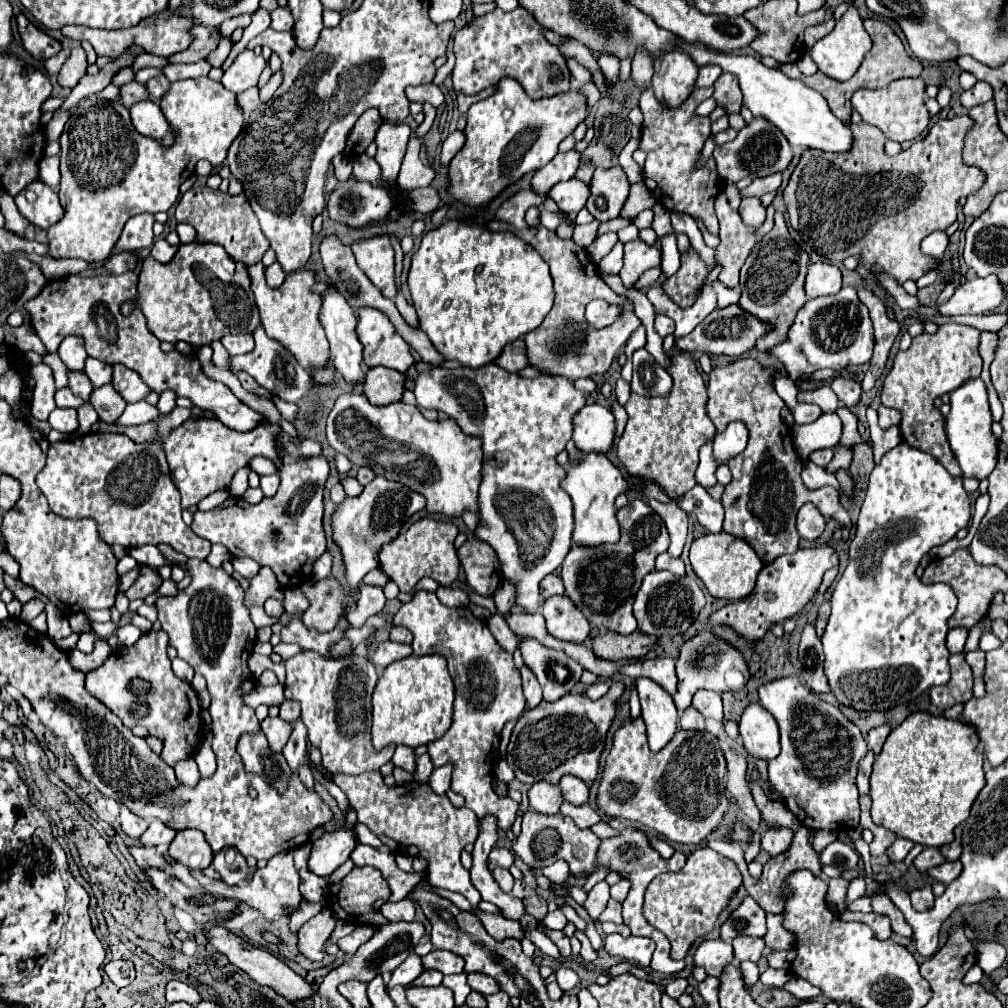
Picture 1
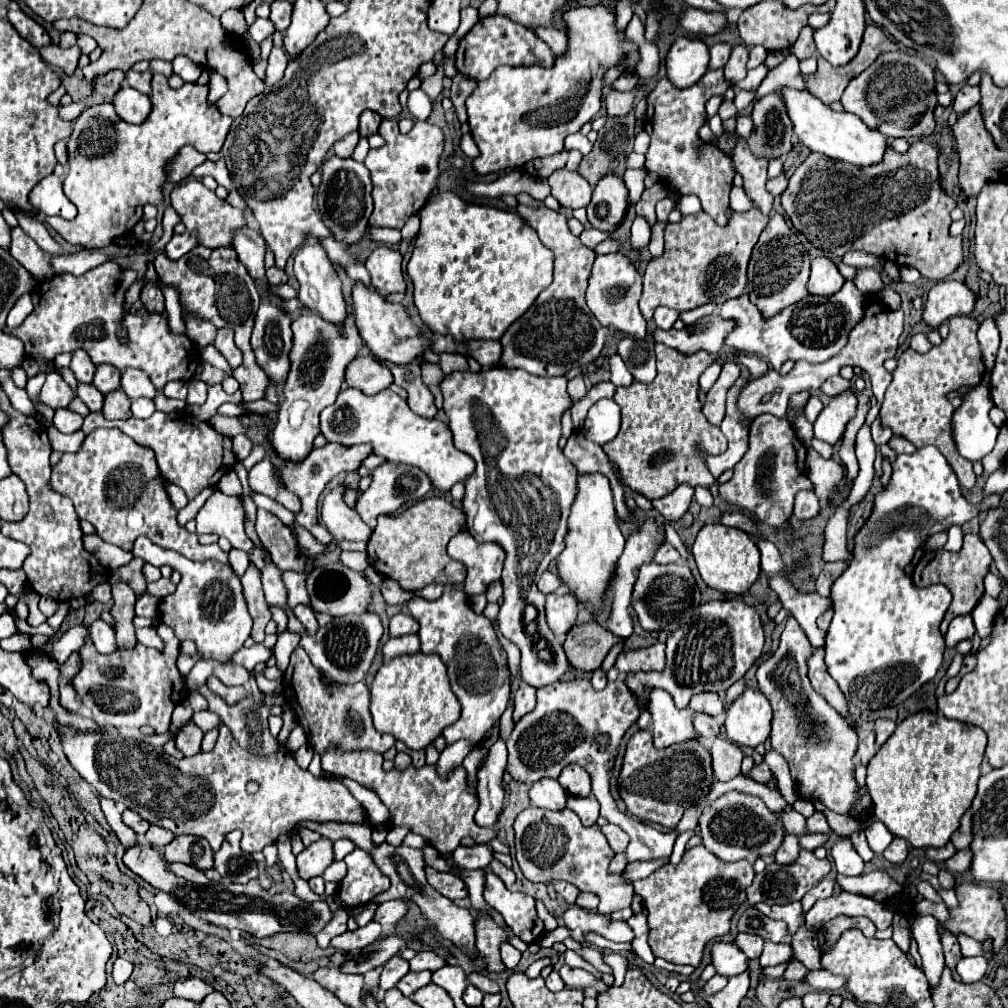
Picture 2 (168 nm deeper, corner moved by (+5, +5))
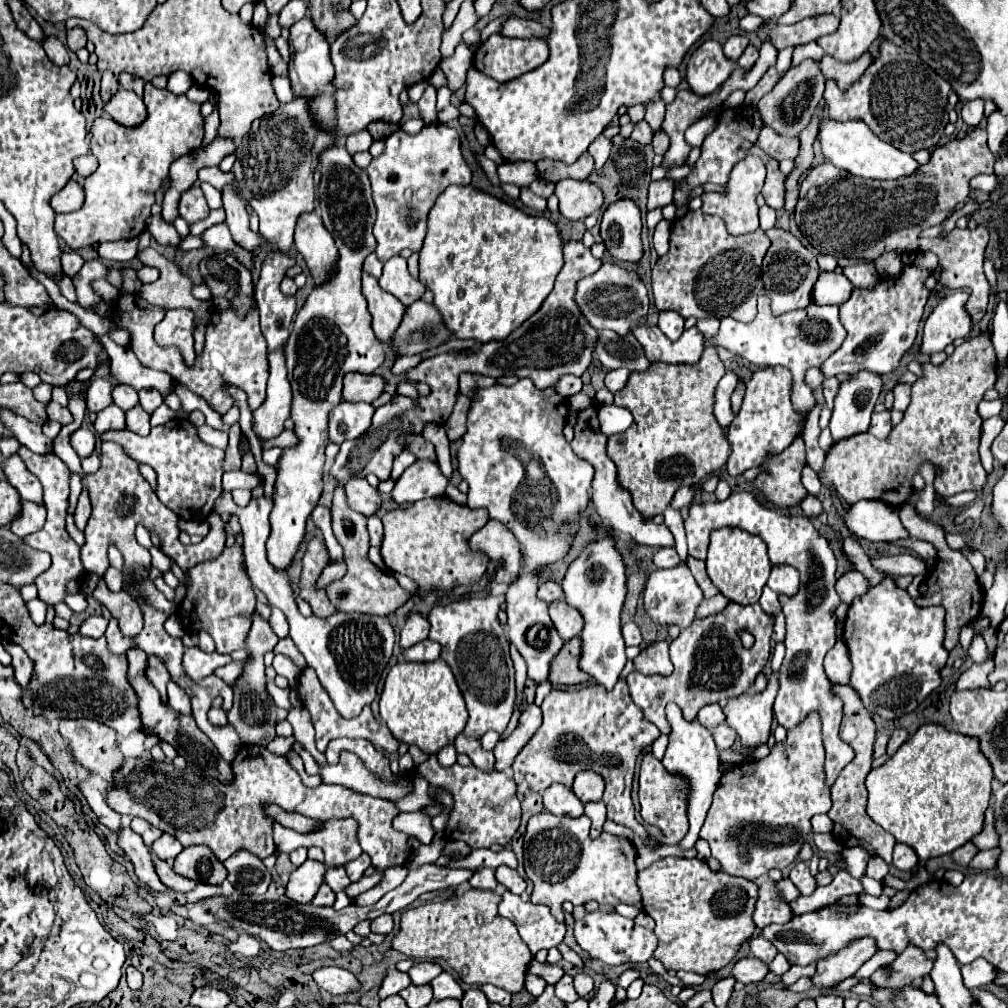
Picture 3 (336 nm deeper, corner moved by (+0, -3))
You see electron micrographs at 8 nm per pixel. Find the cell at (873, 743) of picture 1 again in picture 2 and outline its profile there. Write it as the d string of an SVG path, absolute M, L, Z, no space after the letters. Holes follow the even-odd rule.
M879 718L877 722L875 722L875 734L877 734L877 746L881 748L887 740L889 740L889 736L895 732L895 722L893 720L887 720L887 718Z

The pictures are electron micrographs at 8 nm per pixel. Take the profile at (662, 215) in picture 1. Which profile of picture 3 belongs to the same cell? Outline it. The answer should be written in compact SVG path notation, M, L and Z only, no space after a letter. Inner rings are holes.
M688 212L672 222L670 252L658 258L652 270L654 304L662 310L674 310L684 318L734 318L752 322L756 316L756 298L762 292L760 266L770 240L762 228L744 236L730 236L718 216Z

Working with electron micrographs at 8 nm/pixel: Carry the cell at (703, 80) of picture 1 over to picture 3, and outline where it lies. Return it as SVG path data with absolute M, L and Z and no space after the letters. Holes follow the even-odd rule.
M740 34L730 36L730 38L728 38L728 42L724 44L724 54L726 54L726 58L728 58L728 60L736 62L736 60L740 58L740 54L744 52L744 48L746 48L746 46L748 46L748 38L746 38L746 36L740 36Z

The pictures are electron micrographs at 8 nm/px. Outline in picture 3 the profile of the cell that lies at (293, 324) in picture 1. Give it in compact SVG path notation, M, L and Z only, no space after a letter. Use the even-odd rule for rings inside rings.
M230 186L222 190L224 198L224 210L226 210L226 224L234 238L234 242L248 252L256 252L262 246L262 236L258 232L252 232L248 226L248 212L246 212L246 200L240 198Z

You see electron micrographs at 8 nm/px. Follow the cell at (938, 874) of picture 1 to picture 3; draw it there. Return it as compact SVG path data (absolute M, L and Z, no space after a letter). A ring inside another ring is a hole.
M992 848L992 850L984 850L984 852L978 852L976 858L972 858L972 862L968 864L968 868L976 870L976 872L986 872L986 870L992 870L996 866L996 858L998 858L1000 850L998 848Z

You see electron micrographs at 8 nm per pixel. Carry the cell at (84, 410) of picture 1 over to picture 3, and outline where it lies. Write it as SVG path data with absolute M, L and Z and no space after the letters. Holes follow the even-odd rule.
M50 402L50 404L48 404L48 418L52 418L52 420L60 422L62 426L66 426L66 424L72 424L72 422L74 422L72 412L70 412L66 406L60 406L58 402Z

